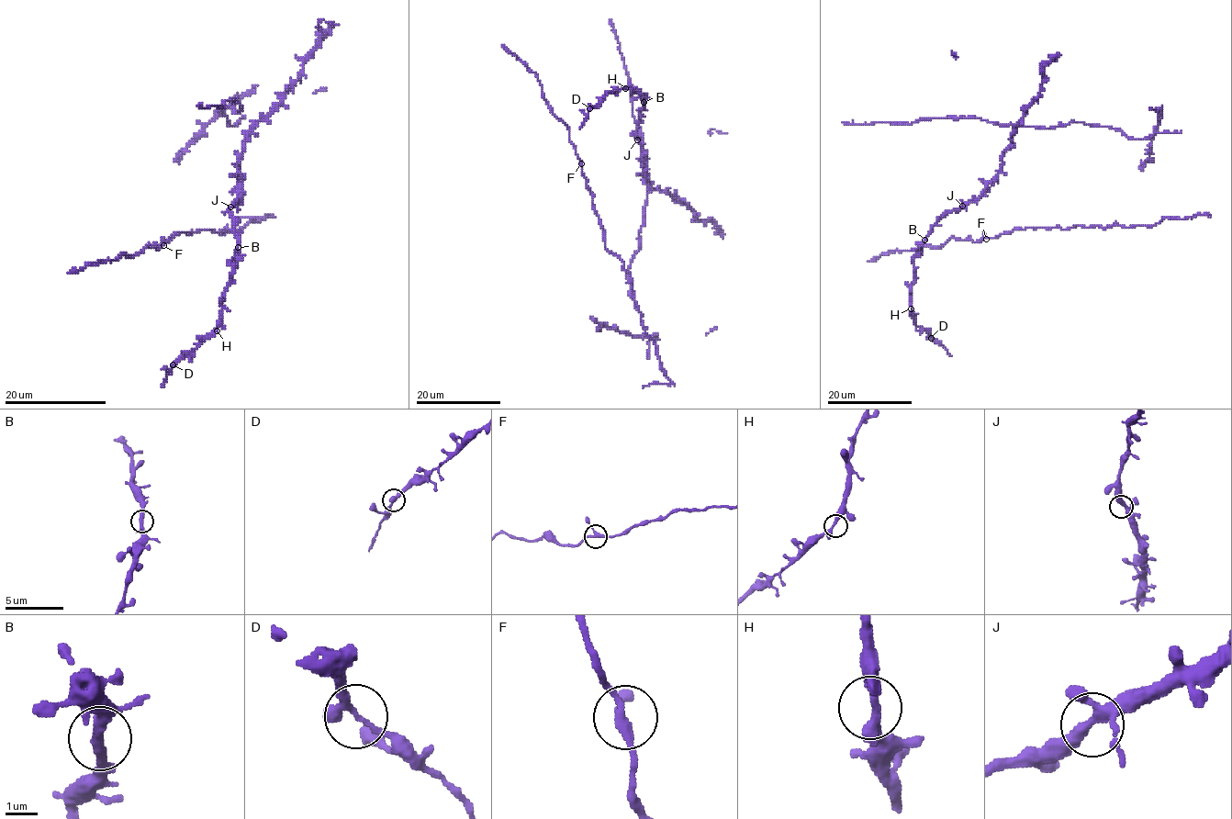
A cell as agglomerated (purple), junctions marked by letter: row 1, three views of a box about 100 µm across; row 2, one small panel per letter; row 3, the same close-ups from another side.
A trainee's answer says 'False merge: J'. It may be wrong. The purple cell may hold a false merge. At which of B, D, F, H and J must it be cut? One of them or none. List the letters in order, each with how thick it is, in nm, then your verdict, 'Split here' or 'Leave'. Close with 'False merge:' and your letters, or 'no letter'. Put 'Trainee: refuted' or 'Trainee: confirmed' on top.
Trainee: refuted
B: Thickness 280 nm. Leave
D: Thickness 200 nm. Leave
F: Thickness 240 nm. Leave
H: Thickness 240 nm. Leave
J: Thickness 320 nm. Leave
False merge: no letter

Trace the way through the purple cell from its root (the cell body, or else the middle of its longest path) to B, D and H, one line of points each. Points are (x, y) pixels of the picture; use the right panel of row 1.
B: (960, 206), (947, 211), (924, 240)
D: (960, 206), (947, 211), (939, 219), (913, 260), (911, 318), (931, 337)
H: (960, 206), (947, 211), (939, 219), (913, 260), (911, 308)

